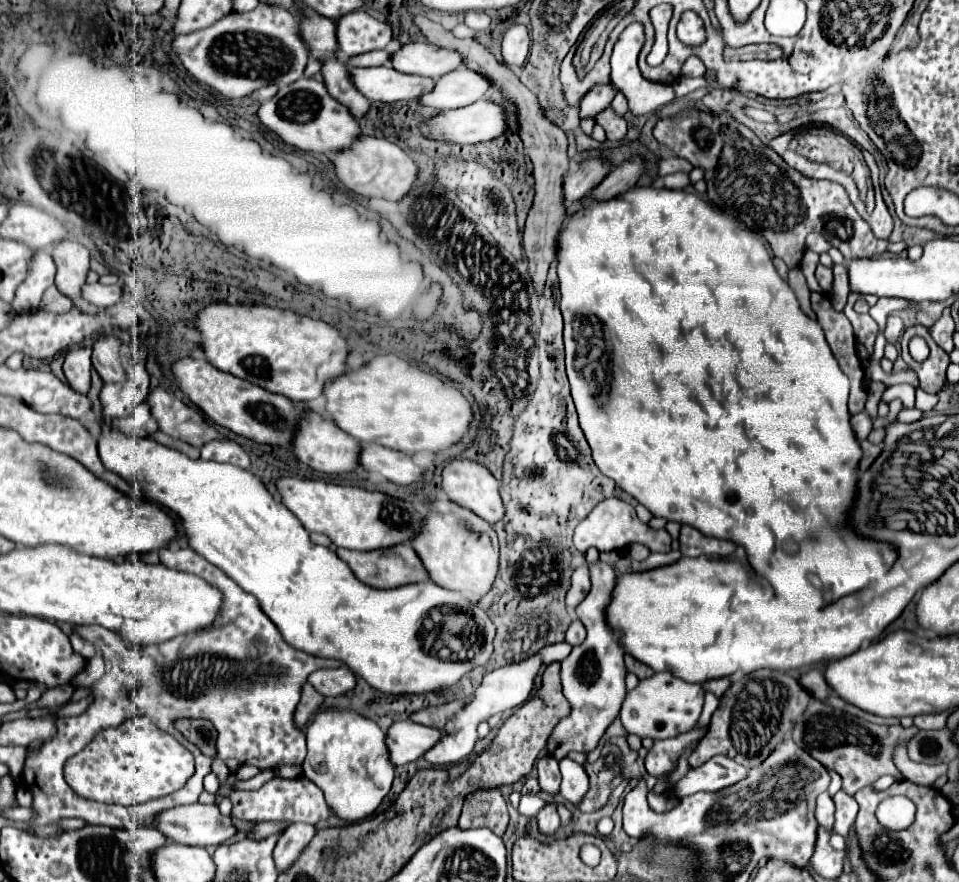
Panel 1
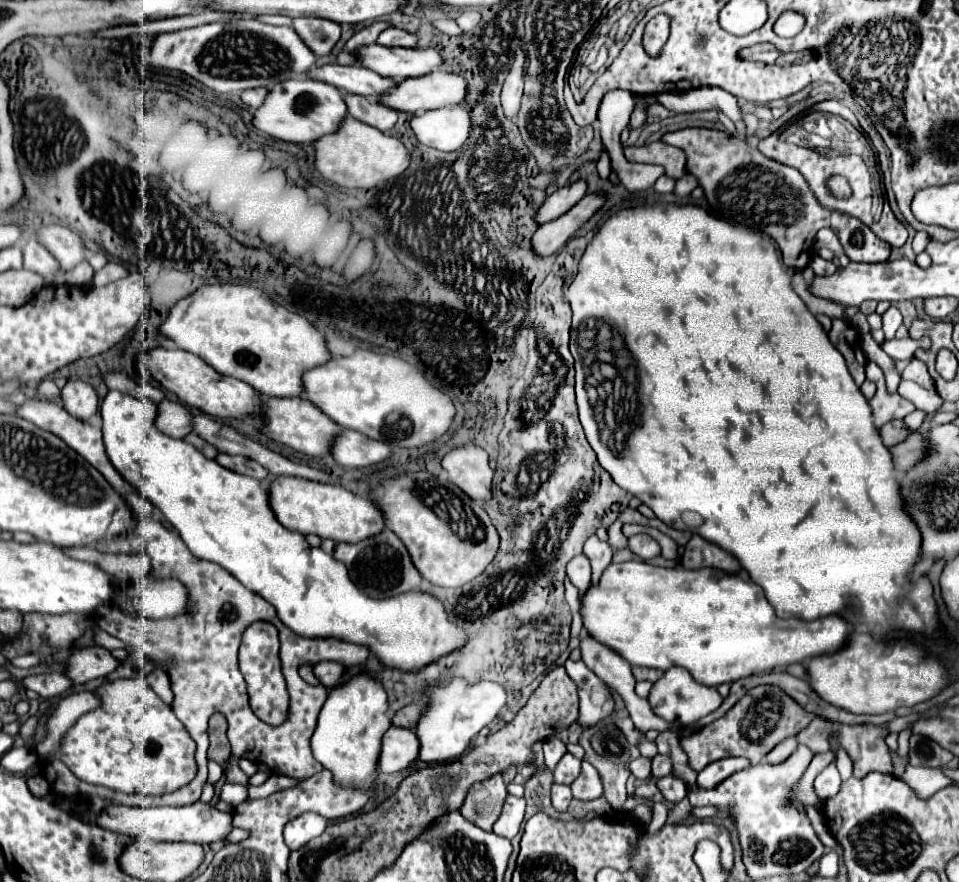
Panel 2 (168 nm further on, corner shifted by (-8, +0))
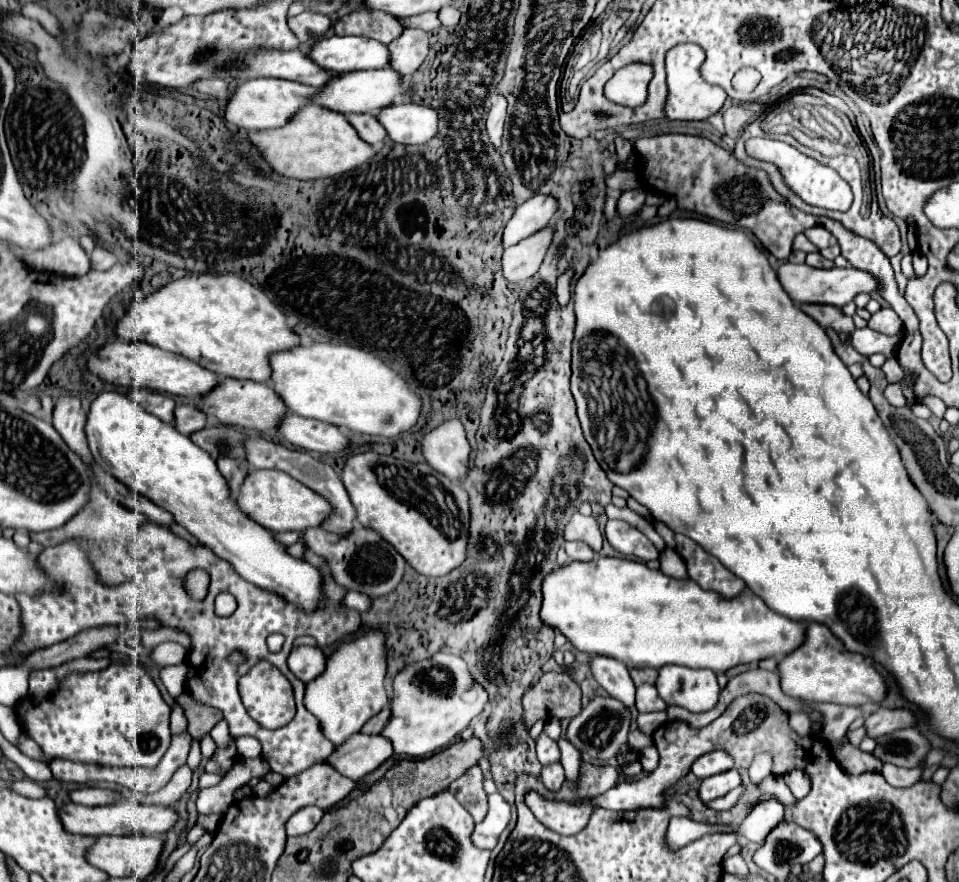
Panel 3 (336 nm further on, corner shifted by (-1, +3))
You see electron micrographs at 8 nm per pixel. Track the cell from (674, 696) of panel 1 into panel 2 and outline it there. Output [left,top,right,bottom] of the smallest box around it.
[649,667,723,727]

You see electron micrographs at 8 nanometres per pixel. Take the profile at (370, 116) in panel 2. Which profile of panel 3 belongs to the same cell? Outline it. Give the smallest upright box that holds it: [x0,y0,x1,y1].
[346,114,386,146]

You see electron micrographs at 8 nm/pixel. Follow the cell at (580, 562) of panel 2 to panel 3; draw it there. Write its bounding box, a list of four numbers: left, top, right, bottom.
[566,542,596,562]

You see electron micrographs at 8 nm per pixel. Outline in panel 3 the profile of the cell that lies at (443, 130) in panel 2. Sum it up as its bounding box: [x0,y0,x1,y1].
[378,104,438,144]

